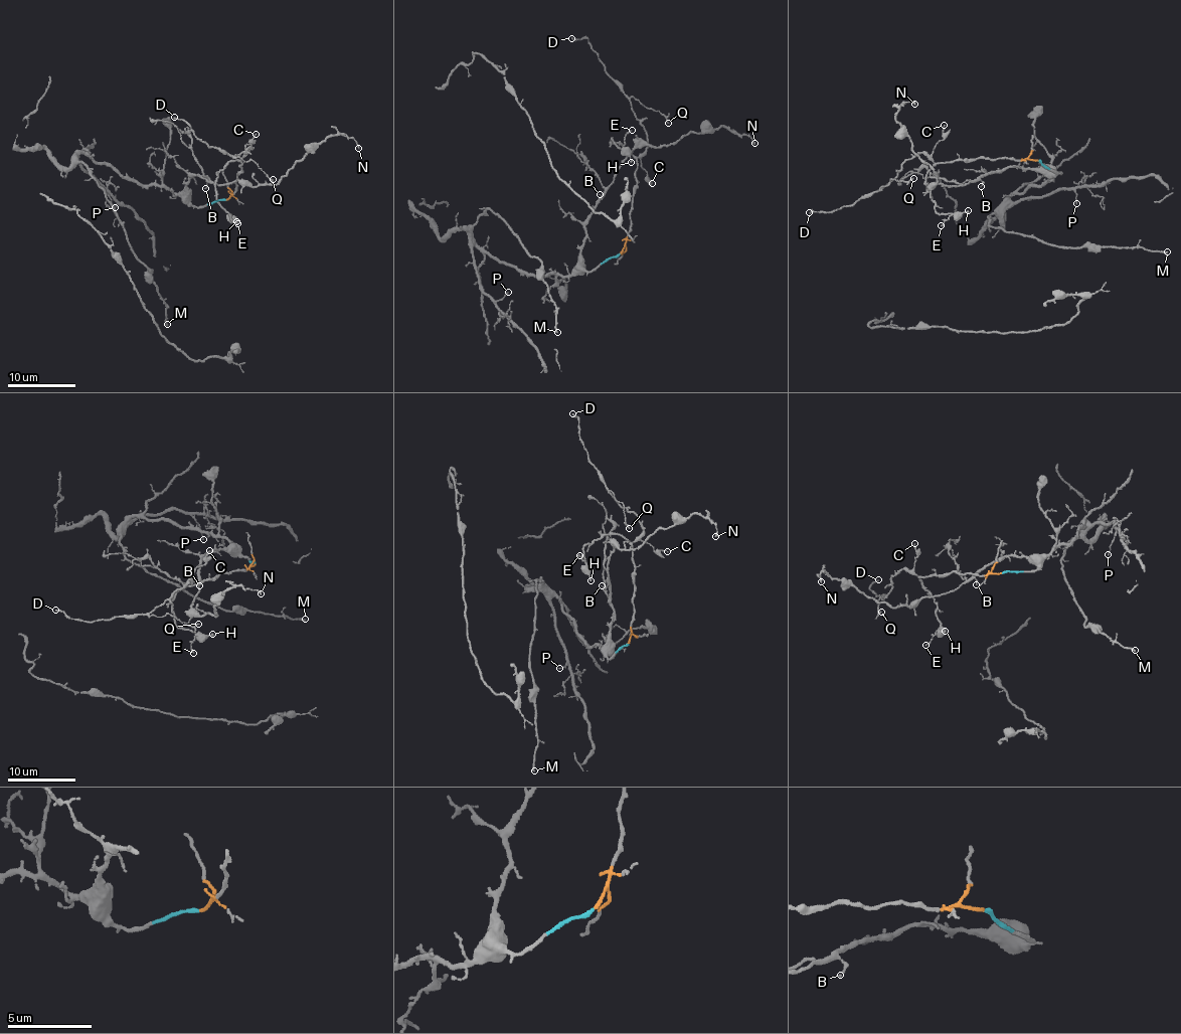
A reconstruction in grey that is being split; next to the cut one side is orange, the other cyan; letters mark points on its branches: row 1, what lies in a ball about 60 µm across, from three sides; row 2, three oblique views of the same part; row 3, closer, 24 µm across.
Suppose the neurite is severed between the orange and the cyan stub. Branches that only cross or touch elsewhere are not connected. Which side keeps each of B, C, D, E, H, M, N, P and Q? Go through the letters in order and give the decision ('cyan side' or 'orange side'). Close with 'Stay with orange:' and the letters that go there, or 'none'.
B: cyan side
C: orange side
D: orange side
E: orange side
H: orange side
M: cyan side
N: cyan side
P: cyan side
Q: orange side
Stay with orange: C, D, E, H, Q

